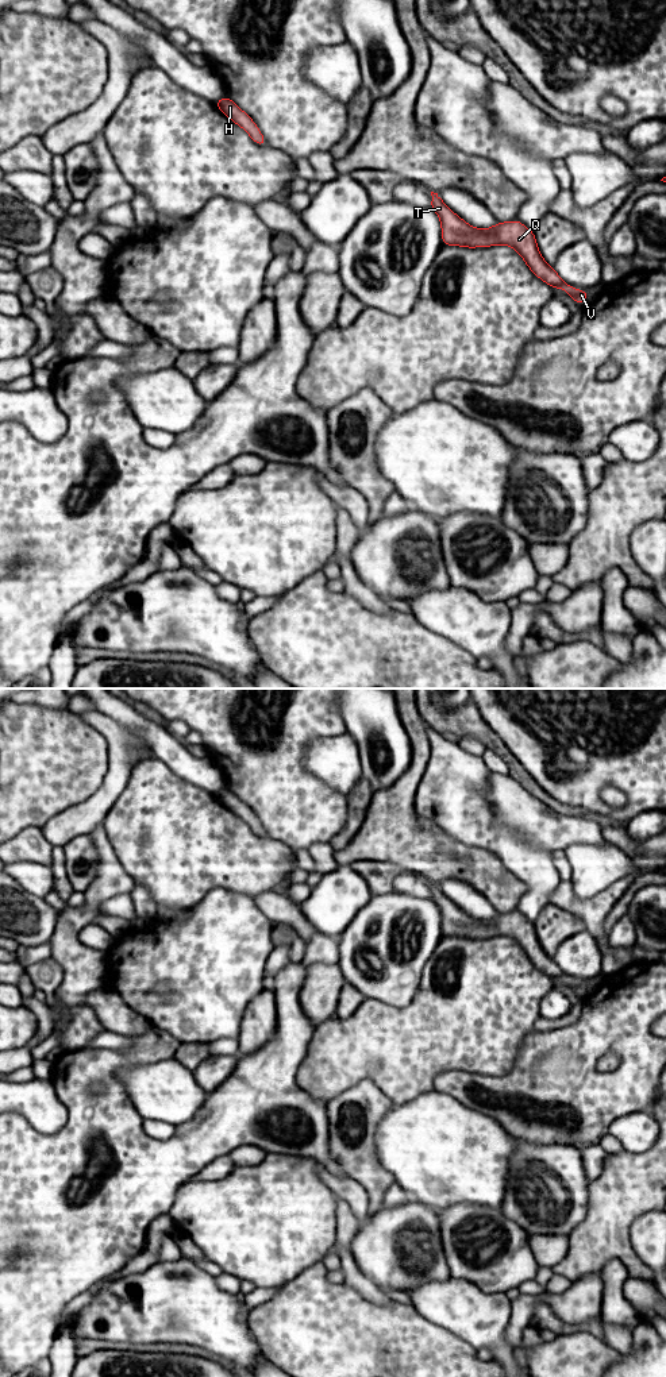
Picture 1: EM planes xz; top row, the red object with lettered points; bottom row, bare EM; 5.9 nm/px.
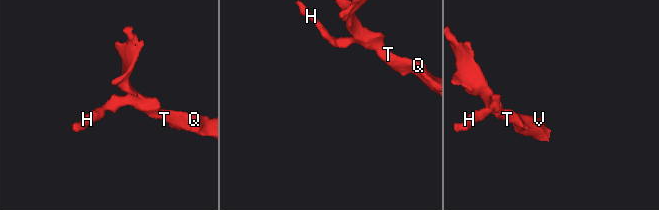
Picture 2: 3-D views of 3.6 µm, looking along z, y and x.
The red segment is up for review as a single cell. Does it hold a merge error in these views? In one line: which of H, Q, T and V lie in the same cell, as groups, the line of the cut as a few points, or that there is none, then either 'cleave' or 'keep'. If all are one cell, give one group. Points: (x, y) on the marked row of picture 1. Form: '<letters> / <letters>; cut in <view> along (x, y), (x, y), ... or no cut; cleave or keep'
H Q T V; no cut; keep

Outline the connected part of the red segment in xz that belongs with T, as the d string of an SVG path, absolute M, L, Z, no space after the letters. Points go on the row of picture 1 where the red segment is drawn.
M431 192L431 208L436 212L442 225L442 240L447 246L490 247L511 246L524 259L530 270L553 289L559 288L574 298L578 305L589 297L588 292L567 285L557 271L546 263L536 246L534 231L519 220L497 223L488 230L471 227L455 215L438 196Z

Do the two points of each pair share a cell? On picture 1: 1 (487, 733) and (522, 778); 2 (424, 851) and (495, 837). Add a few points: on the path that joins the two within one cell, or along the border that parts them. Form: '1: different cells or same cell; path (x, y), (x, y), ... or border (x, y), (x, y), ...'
1: same cell; path (496, 744), (515, 767)
2: different cells; border (438, 825), (458, 841), (488, 849), (493, 855)

